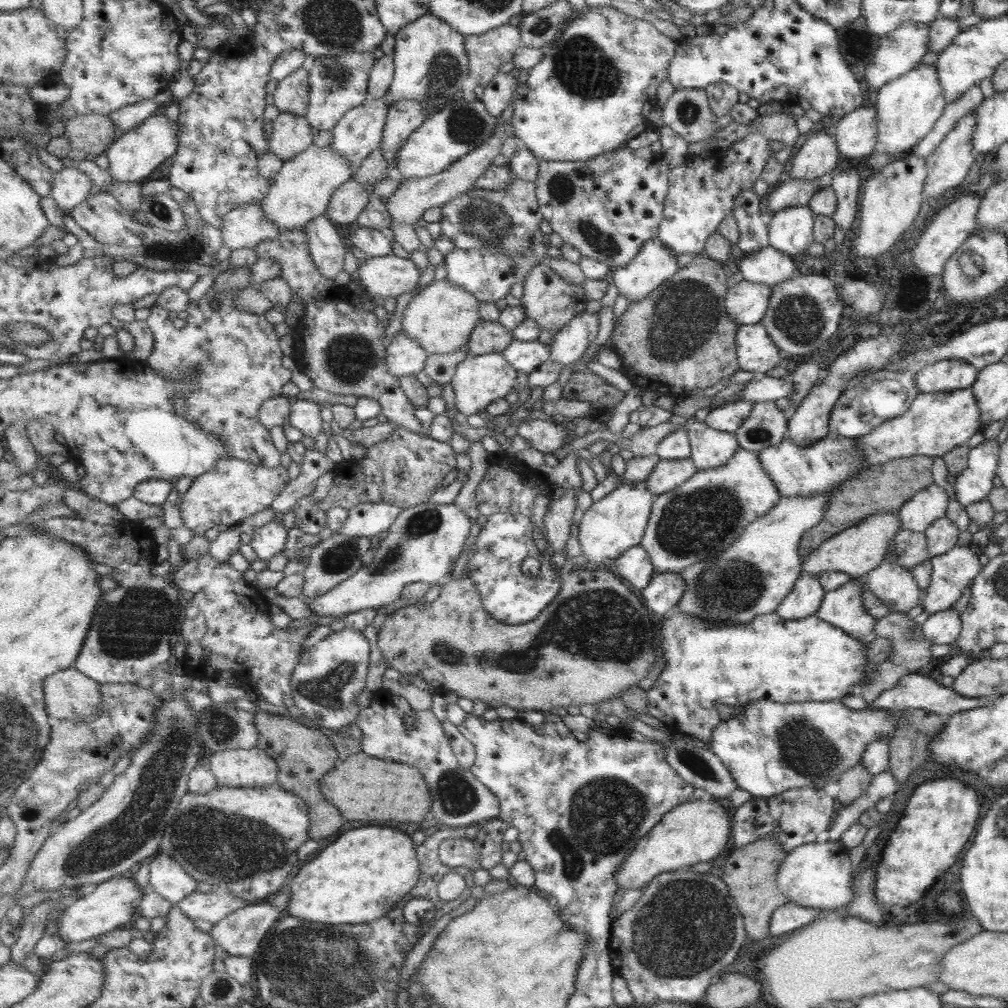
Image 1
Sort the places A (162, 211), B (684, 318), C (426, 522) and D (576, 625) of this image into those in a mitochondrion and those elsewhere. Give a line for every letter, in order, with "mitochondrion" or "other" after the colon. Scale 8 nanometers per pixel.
A: mitochondrion
B: mitochondrion
C: mitochondrion
D: mitochondrion

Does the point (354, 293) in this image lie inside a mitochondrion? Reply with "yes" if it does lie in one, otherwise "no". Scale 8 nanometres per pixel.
no

